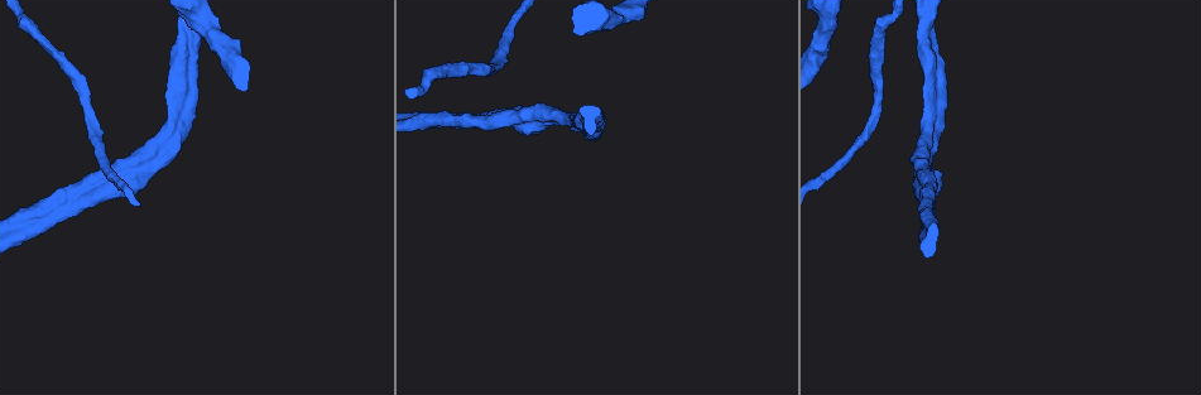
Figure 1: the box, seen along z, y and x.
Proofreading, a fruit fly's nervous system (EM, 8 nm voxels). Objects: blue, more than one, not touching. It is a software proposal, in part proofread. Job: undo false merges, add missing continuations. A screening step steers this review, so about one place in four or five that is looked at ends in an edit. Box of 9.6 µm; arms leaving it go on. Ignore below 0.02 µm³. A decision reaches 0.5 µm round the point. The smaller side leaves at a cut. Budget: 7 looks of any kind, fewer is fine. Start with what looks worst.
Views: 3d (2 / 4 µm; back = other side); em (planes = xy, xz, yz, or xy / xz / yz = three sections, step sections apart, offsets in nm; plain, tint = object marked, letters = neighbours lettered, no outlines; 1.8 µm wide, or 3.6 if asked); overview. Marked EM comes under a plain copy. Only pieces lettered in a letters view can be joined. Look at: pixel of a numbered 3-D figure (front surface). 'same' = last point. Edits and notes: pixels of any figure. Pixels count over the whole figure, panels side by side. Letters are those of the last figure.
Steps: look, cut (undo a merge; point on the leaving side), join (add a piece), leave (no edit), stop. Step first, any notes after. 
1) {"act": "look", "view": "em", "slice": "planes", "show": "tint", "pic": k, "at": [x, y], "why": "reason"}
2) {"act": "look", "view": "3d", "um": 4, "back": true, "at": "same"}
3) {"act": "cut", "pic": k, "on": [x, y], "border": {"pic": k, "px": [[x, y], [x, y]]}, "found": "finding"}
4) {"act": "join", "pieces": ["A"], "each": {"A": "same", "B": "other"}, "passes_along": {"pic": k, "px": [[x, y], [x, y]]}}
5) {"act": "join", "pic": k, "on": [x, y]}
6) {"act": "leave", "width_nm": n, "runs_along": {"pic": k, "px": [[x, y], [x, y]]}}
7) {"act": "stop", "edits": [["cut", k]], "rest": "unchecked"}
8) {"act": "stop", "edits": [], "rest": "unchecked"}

{"act": "look", "view": "em", "slice": "planes", "show": "letters", "pic": 1, "at": [461, 118], "why": "side arm on a straight run"}

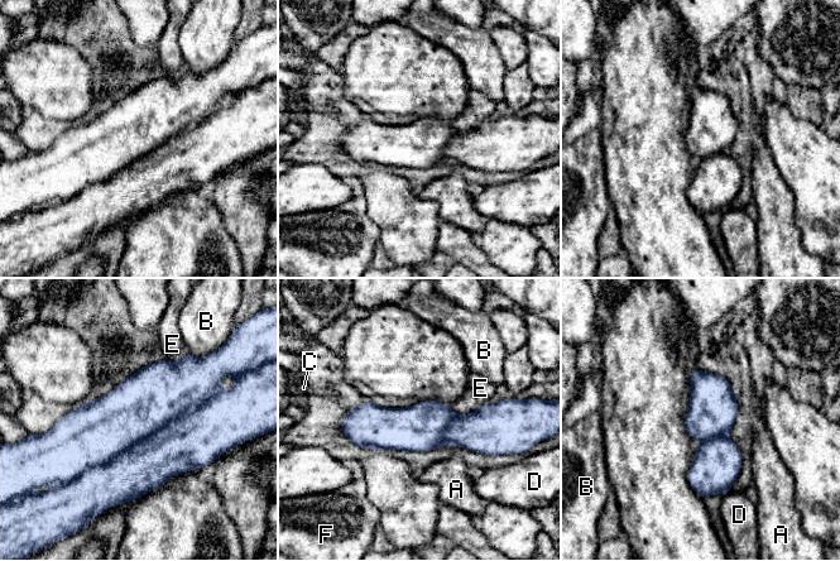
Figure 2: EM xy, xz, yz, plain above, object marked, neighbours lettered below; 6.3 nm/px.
{"act": "leave", "each": {"A": "other", "B": "other", "C": "other", "D": "other", "E": "other", "F": "other"}, "found": "one cell here"}

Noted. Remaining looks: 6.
{"act": "look", "view": "3d", "um": 2, "pic": 1, "at": [174, 124], "why": "branch point"}

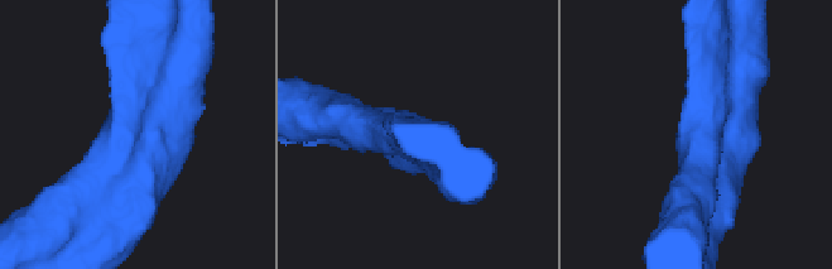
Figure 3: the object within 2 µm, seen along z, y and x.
{"act": "look", "view": "em", "slice": "planes", "show": "tint", "pic": 3, "at": [131, 134], "arms": 3, "arm_widths_nm": [280, 360, 360]}

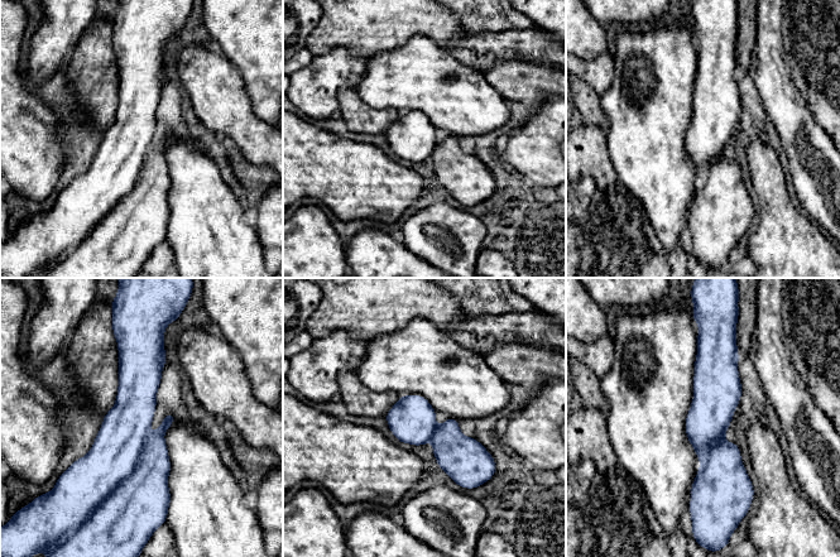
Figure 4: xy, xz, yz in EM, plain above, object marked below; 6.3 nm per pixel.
{"act": "look", "view": "em", "slice": "planes", "show": "letters", "at": "same", "why": "see the neighbours"}

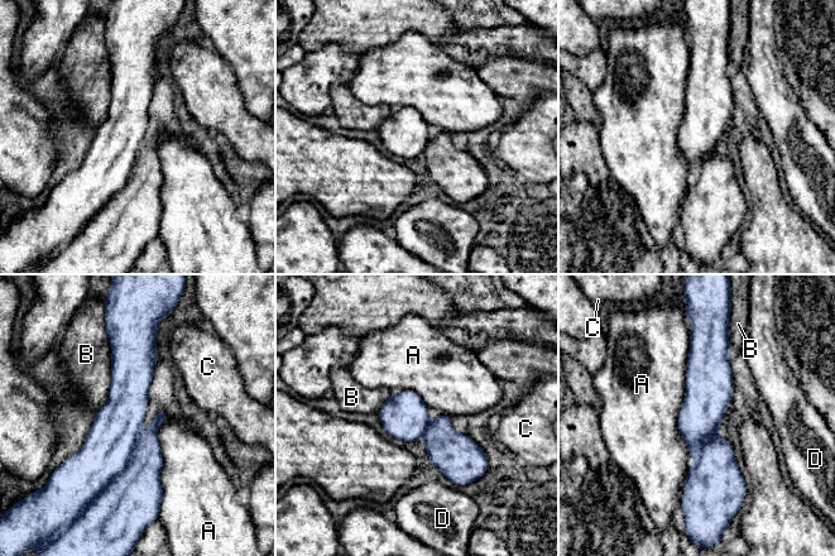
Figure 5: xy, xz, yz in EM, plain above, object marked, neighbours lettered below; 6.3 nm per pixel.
{"act": "leave", "each": {"A": "other", "B": "other", "C": "other", "D": "other"}, "runs_along": {"pic": 5, "px": [[694, 340], [704, 351], [706, 492]]}, "found": "one cell here"}

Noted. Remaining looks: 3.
{"act": "look", "view": "em", "slice": "planes", "show": "tint", "pic": 1, "at": [195, 39], "why": "touches itself"}

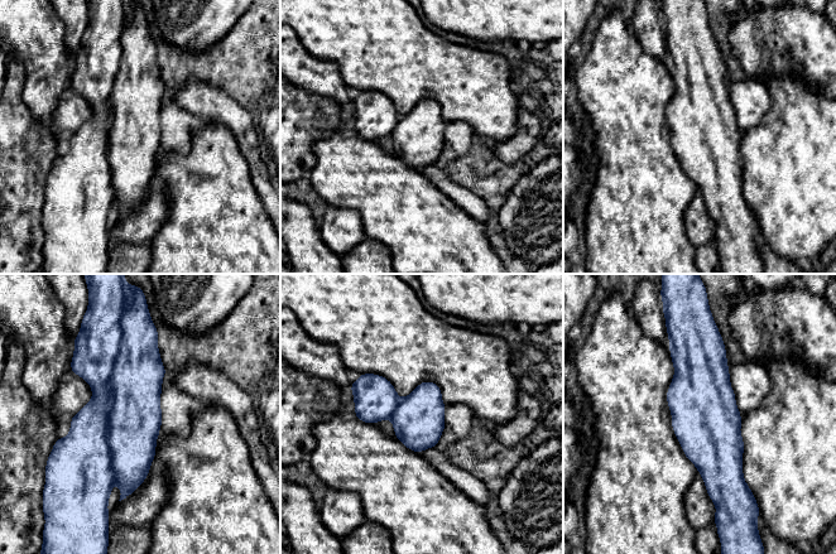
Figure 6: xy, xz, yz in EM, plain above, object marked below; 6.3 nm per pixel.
{"act": "look", "view": "em", "slice": "planes", "show": "letters", "at": "same"}

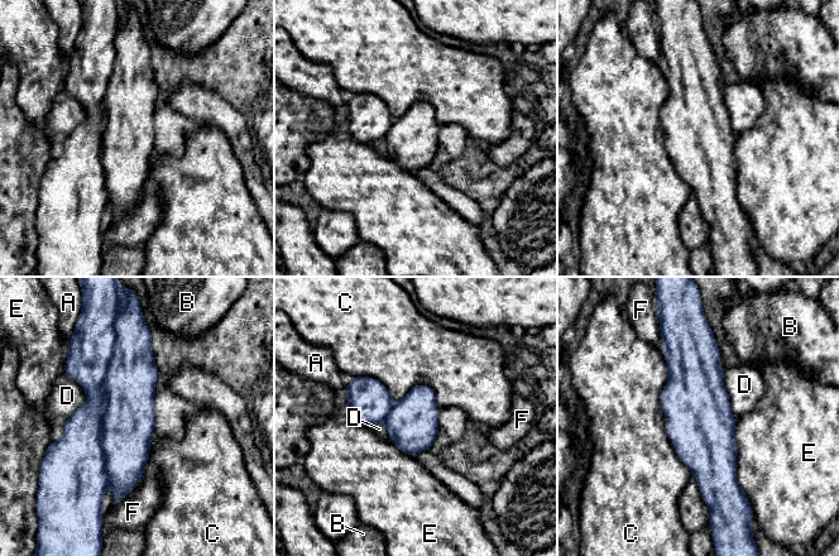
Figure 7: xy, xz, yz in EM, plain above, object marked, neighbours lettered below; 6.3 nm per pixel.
{"act": "leave", "width_nm": 340, "each": {"A": "other", "B": "other", "C": "other", "D": "other", "E": "other", "F": "other"}, "border": {"pic": 7, "px": [[662, 351], [665, 431], [693, 475]]}, "found": "one cell here"}

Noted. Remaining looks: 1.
{"act": "stop", "edits": [], "rest": "unchecked"}

